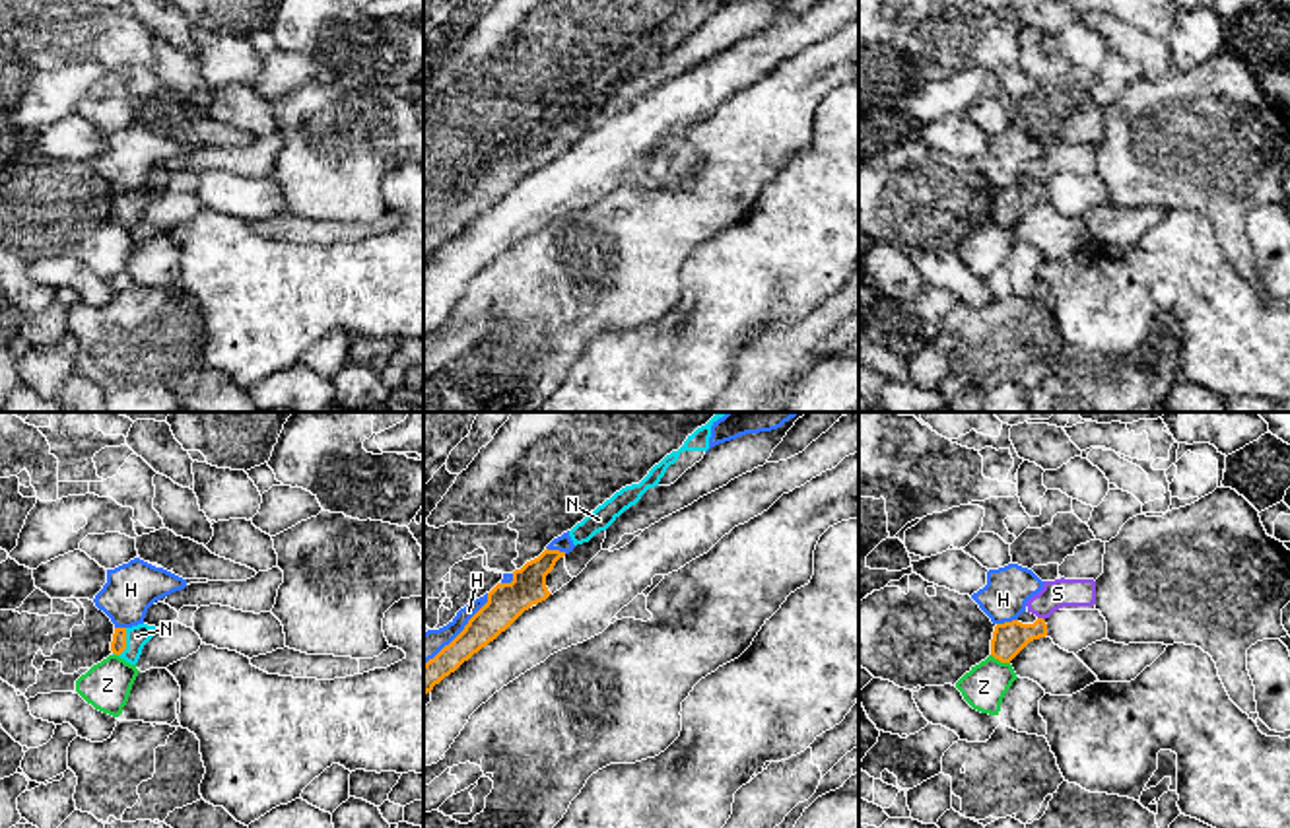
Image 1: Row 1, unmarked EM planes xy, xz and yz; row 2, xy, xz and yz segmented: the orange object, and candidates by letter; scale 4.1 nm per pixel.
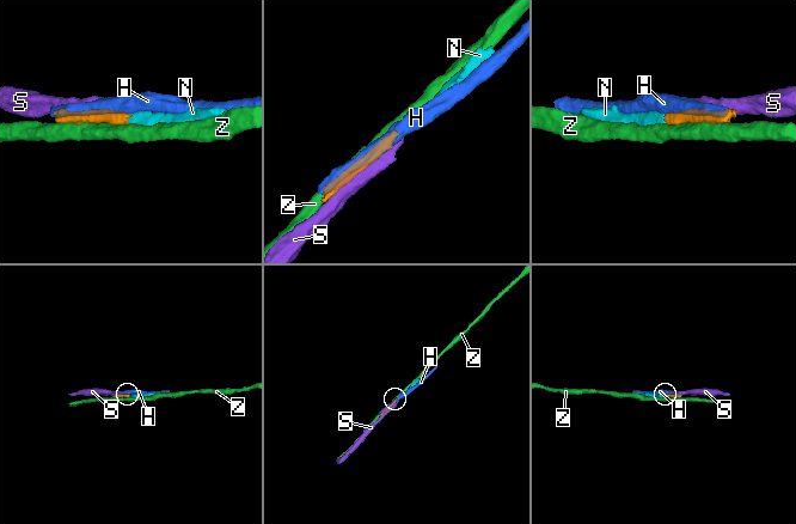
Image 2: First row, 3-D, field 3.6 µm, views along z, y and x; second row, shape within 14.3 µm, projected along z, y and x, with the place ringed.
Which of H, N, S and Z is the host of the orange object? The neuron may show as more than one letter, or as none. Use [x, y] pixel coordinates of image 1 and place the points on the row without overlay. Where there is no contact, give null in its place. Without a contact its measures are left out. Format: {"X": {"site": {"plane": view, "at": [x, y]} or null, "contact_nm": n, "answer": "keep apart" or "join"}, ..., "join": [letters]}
{"H": {"site": {"plane": "xz", "at": [463, 195]}, "contact_nm": 400, "answer": "keep apart"}, "N": {"site": {"plane": "xy", "at": [125, 206]}, "contact_nm": 120, "answer": "join"}, "S": {"site": {"plane": "yz", "at": [1042, 183]}, "contact_nm": 40, "answer": "keep apart"}, "Z": {"site": {"plane": "yz", "at": [1001, 226]}, "contact_nm": 90, "answer": "keep apart"}, "join": ["N"]}

